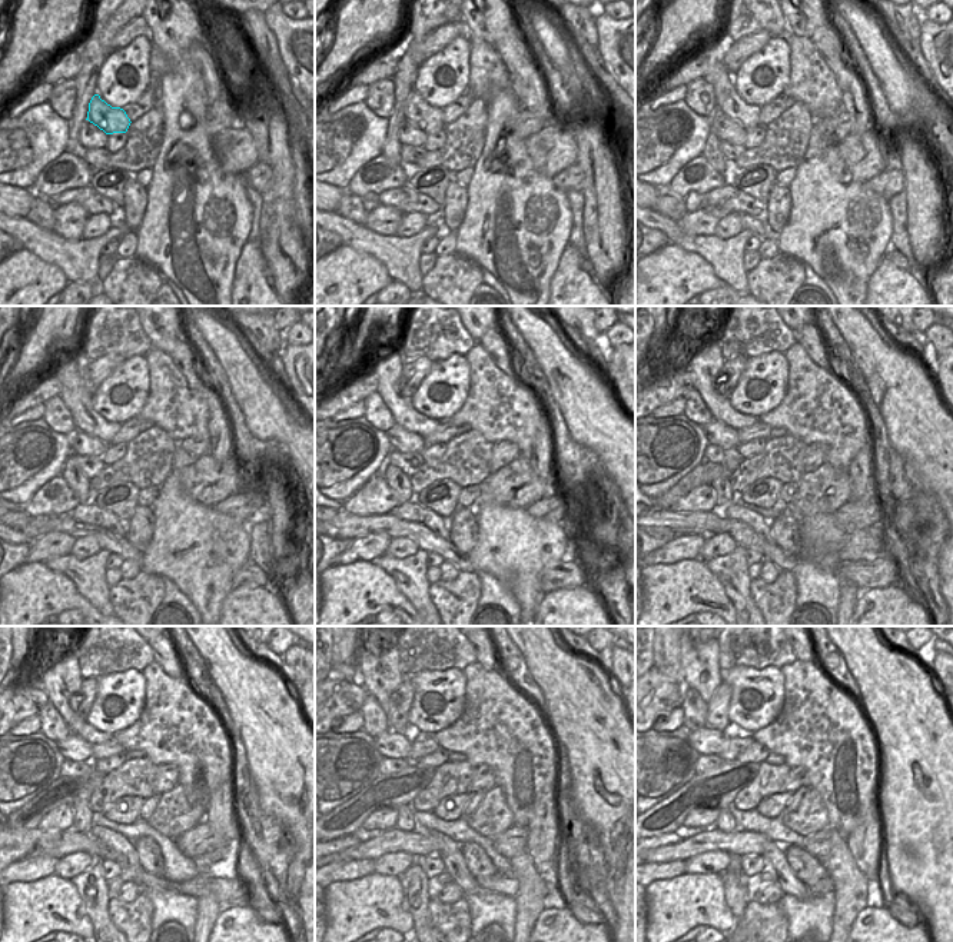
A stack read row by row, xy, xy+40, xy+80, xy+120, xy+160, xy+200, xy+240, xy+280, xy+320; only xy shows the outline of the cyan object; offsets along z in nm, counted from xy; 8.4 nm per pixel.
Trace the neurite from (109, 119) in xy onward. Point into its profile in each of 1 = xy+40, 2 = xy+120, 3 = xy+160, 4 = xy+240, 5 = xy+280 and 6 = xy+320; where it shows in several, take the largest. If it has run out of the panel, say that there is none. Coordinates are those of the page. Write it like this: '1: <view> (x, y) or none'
1: xy+40 (429, 119)
2: xy+120 (76, 398)
3: xy+160 (385, 363)
4: xy+240 (62, 678)
5: xy+280 (378, 659)
6: xy+320 (699, 655)

